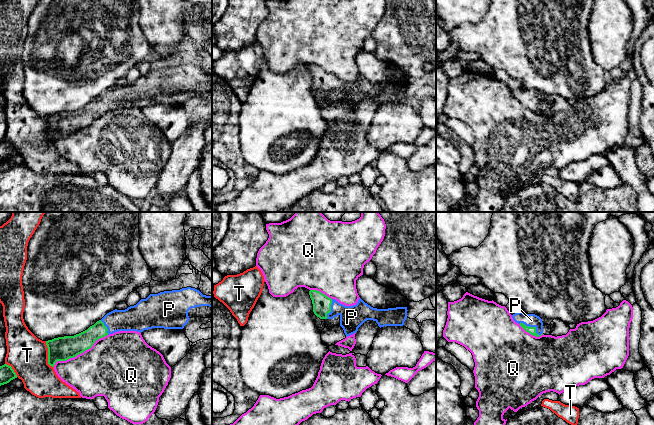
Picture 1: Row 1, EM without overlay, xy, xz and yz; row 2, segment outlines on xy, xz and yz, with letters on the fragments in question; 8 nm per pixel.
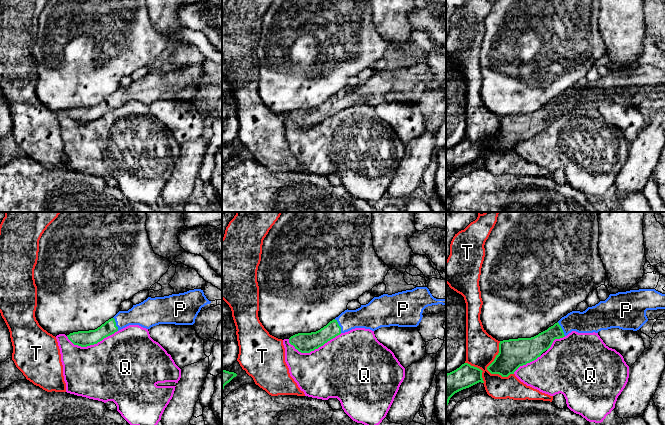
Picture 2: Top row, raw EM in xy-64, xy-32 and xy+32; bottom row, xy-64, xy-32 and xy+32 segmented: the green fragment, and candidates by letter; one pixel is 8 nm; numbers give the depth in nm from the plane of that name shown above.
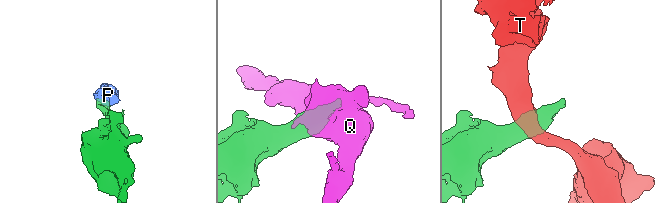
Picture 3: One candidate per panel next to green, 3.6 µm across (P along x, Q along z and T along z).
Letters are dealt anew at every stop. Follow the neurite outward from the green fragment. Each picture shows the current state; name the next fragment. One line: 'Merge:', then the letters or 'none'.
Merge: P

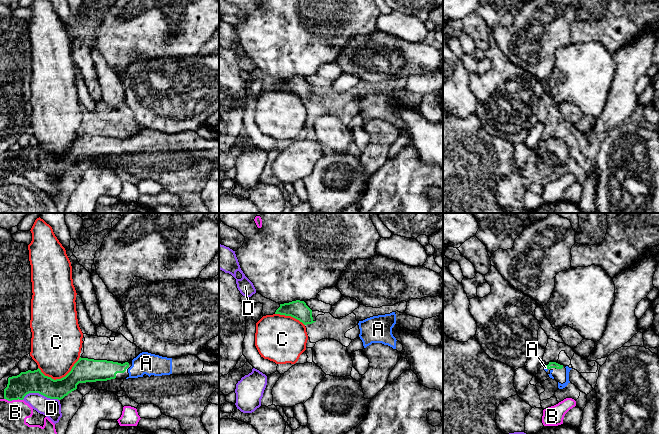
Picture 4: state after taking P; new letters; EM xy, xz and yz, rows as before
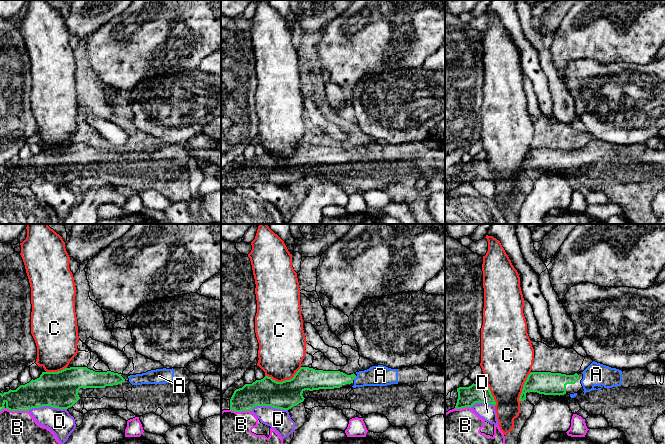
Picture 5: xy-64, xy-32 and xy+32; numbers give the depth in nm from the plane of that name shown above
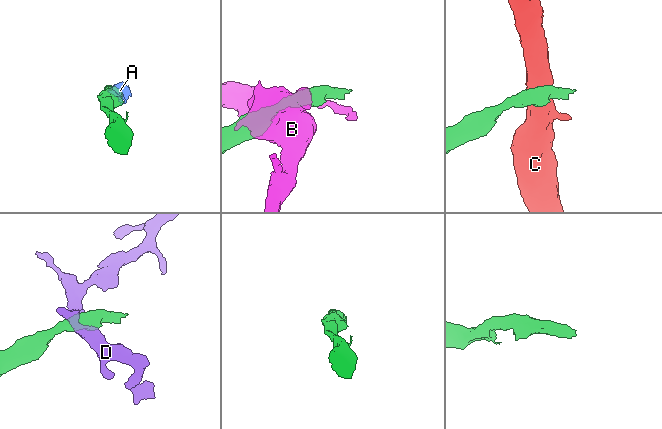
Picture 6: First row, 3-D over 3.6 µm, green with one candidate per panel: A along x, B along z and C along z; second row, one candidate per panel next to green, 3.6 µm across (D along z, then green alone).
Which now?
Merge: A

